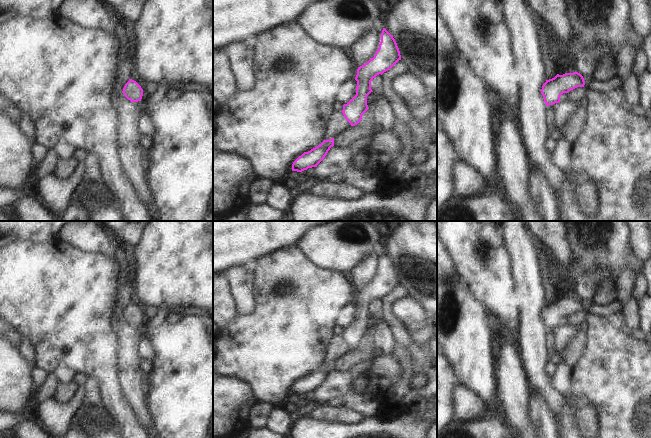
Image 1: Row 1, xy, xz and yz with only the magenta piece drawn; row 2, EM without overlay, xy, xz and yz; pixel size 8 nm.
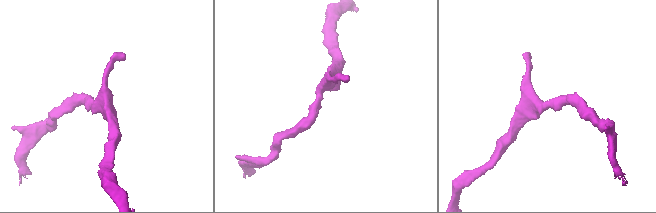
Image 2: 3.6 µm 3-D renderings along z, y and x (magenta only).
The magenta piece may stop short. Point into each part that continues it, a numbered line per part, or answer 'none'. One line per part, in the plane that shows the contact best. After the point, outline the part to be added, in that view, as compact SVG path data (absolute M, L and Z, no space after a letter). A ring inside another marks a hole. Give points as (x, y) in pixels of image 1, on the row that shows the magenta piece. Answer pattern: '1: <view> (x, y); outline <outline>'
none

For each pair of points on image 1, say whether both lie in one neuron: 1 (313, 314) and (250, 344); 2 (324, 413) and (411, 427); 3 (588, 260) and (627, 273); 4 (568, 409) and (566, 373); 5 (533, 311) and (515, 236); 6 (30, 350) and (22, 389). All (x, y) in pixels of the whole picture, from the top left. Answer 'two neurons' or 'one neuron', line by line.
1: one neuron
2: two neurons
3: two neurons
4: two neurons
5: one neuron
6: two neurons

